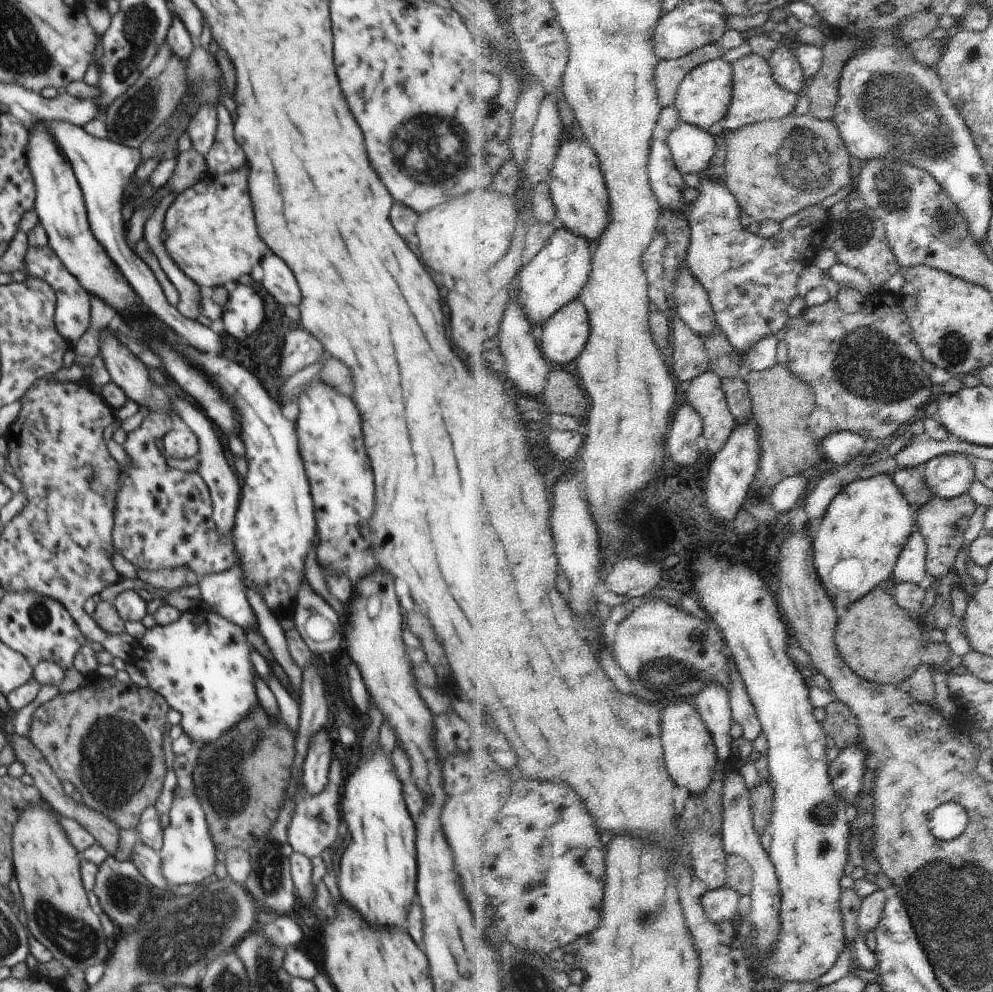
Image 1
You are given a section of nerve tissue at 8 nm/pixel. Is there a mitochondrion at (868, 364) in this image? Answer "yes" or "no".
yes

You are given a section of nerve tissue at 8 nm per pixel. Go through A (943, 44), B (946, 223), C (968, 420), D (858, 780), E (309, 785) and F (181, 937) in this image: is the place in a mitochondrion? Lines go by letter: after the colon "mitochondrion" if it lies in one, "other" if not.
A: other
B: mitochondrion
C: other
D: other
E: other
F: mitochondrion

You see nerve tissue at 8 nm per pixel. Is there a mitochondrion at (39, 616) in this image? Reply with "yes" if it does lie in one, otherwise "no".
yes

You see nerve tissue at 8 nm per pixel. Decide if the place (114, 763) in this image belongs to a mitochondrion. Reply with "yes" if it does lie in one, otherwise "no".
yes

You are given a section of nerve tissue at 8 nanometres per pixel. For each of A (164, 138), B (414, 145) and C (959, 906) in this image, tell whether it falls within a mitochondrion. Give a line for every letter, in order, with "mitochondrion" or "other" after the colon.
A: mitochondrion
B: mitochondrion
C: mitochondrion

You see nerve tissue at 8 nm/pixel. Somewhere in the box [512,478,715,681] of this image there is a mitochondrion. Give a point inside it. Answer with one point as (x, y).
(696, 640)

